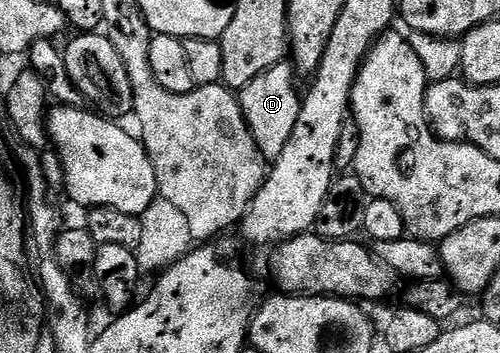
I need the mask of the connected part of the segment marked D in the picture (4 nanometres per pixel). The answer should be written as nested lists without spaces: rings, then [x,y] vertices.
[[[284,59],[279,64],[269,67],[269,71],[261,71],[261,75],[253,79],[253,83],[238,90],[237,96],[243,118],[246,119],[255,145],[264,158],[276,157],[289,139],[289,135],[293,133],[301,104],[301,93],[300,90],[295,90],[295,81],[297,82],[295,67],[290,60]]]

